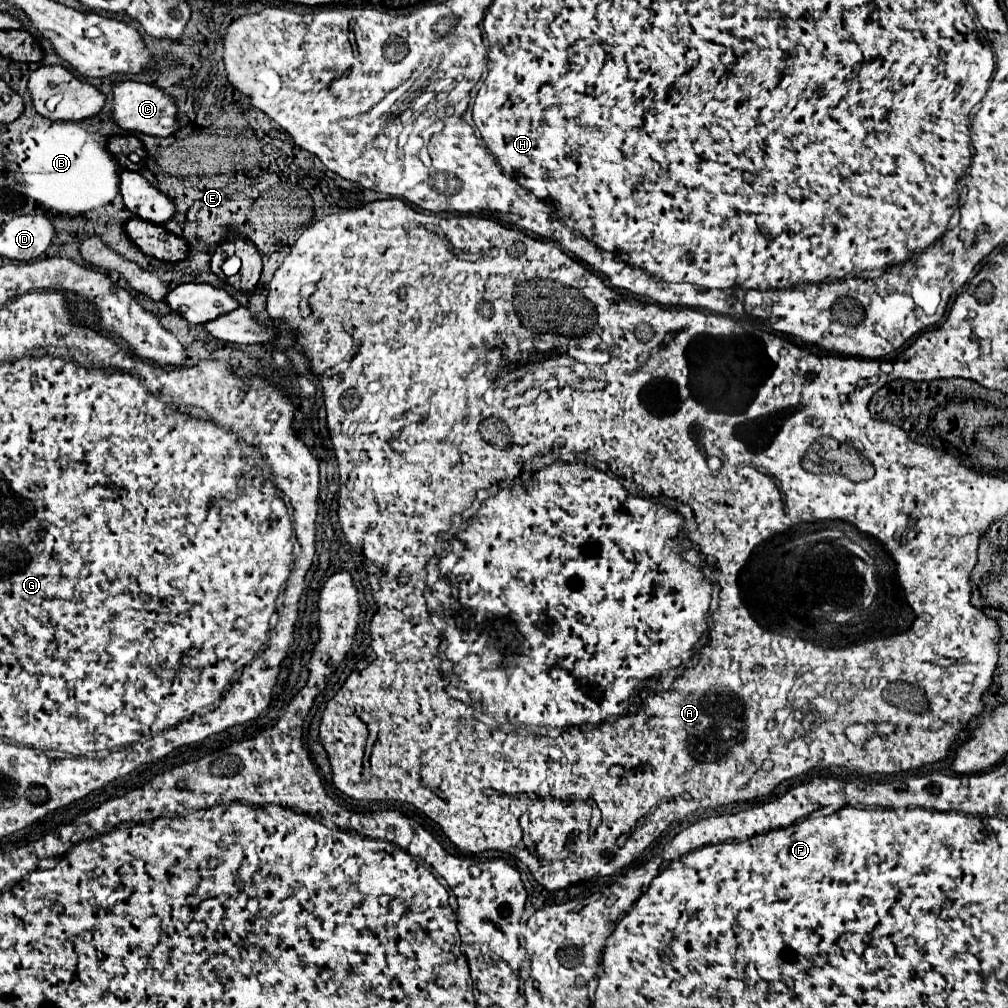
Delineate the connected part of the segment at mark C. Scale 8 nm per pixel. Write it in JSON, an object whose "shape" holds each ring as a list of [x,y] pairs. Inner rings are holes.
{"shape":[[[120,82],[114,86],[114,120],[124,130],[166,138],[176,130],[180,130],[180,122],[176,116],[178,116],[176,102],[166,92],[162,92],[152,84]]]}

